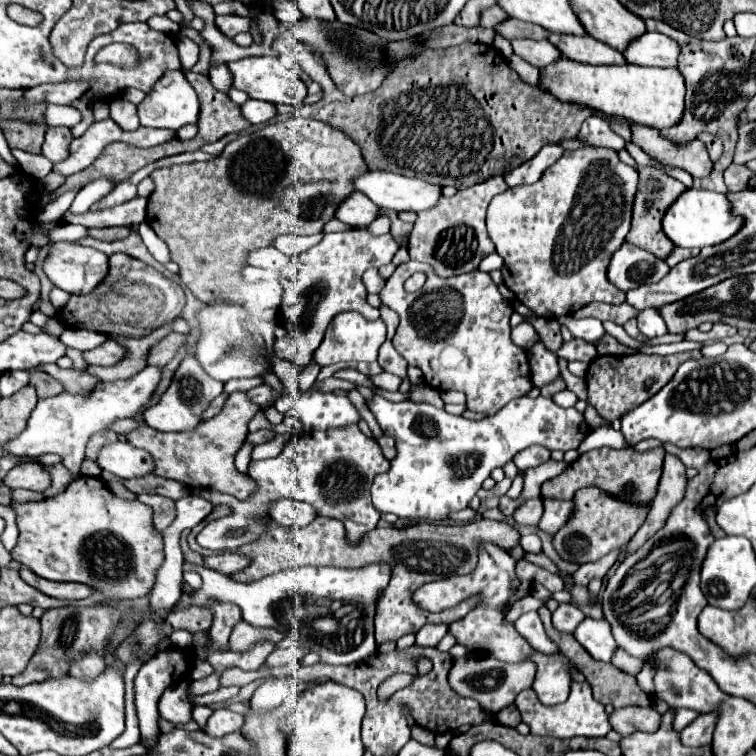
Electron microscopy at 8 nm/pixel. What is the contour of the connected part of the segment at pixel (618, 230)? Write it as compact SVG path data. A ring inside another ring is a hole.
M580 147L576 151L564 151L564 155L544 171L540 181L508 189L492 199L486 225L490 239L496 245L496 253L504 259L504 283L516 295L516 299L532 309L534 315L544 319L570 315L592 301L626 301L626 295L608 281L606 267L612 253L622 247L626 233L630 231L636 185L636 169L622 163L614 149Z

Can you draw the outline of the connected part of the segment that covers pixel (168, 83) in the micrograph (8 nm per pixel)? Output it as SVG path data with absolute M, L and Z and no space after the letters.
M170 71L164 77L160 77L156 81L156 85L152 87L152 91L138 105L140 125L154 127L154 129L178 131L184 125L196 125L198 123L198 113L200 113L198 97L196 97L192 85L188 85L188 81L184 77L184 71Z

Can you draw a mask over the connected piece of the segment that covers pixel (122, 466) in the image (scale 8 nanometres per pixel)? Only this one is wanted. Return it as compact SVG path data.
M116 441L108 443L98 451L96 463L108 471L114 473L120 479L134 479L152 473L154 459L148 451L138 449L130 445L128 441Z

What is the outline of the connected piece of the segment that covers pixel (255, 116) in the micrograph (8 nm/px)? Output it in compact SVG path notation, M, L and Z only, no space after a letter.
M248 99L240 109L242 109L242 117L252 125L260 125L276 117L276 107L272 103L264 103L258 99Z

